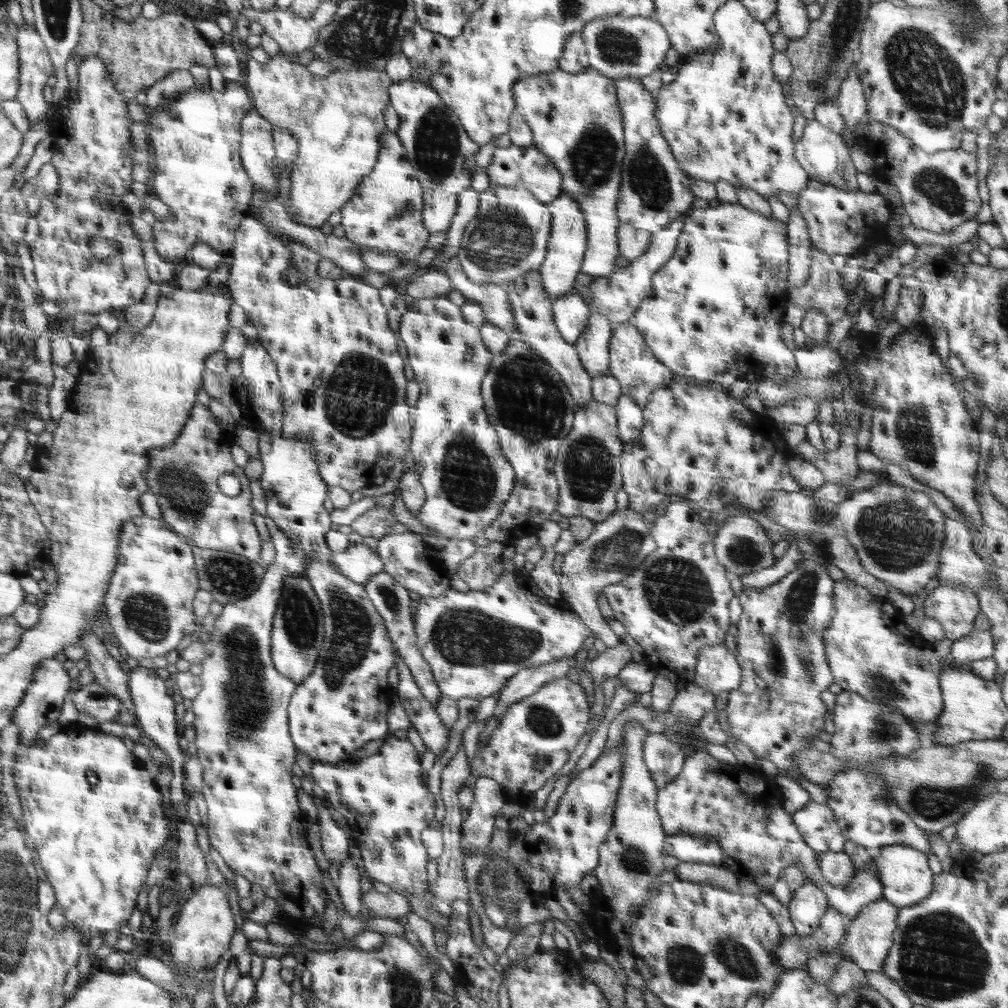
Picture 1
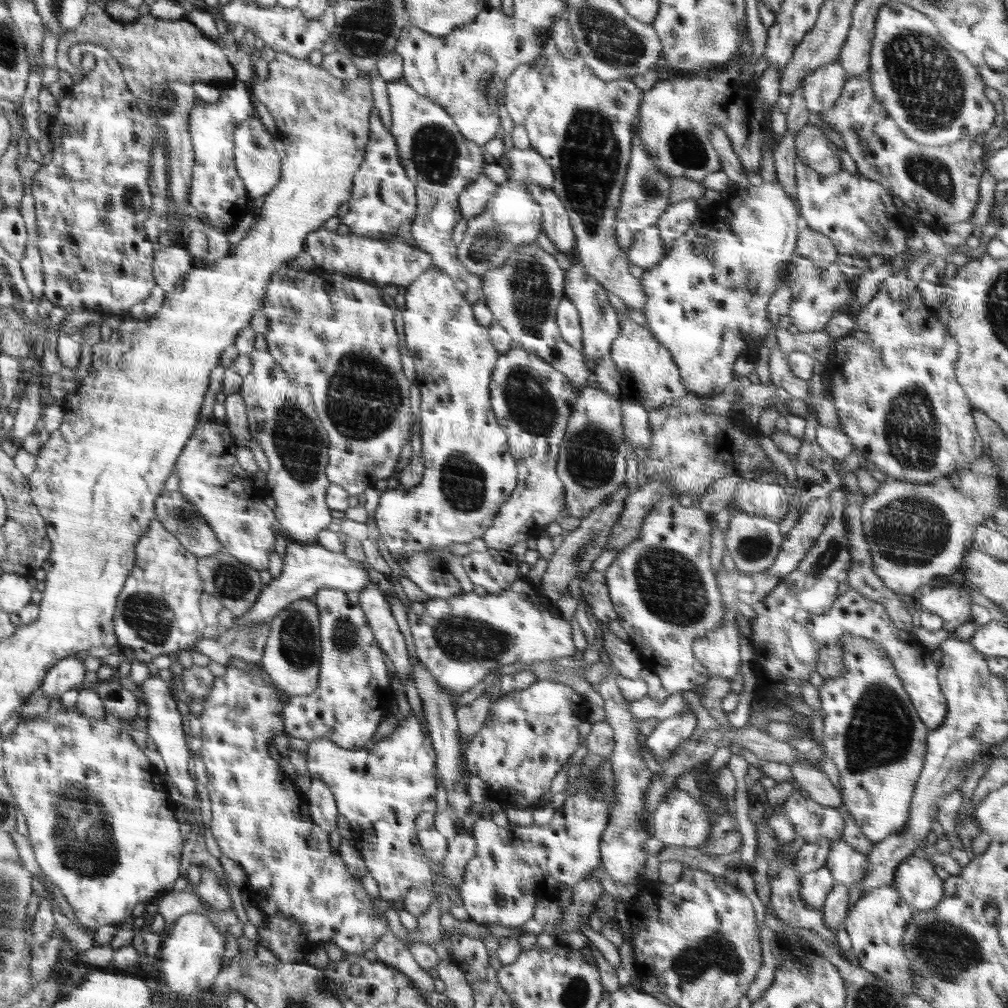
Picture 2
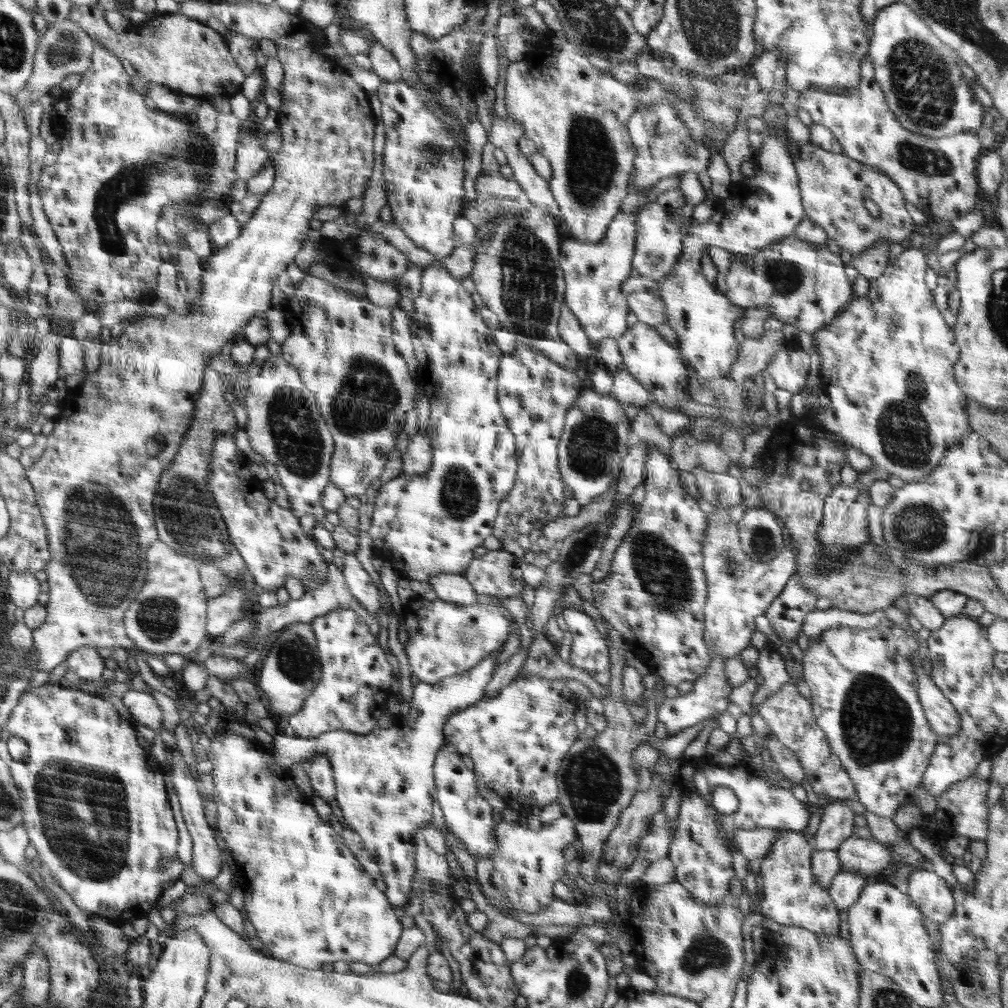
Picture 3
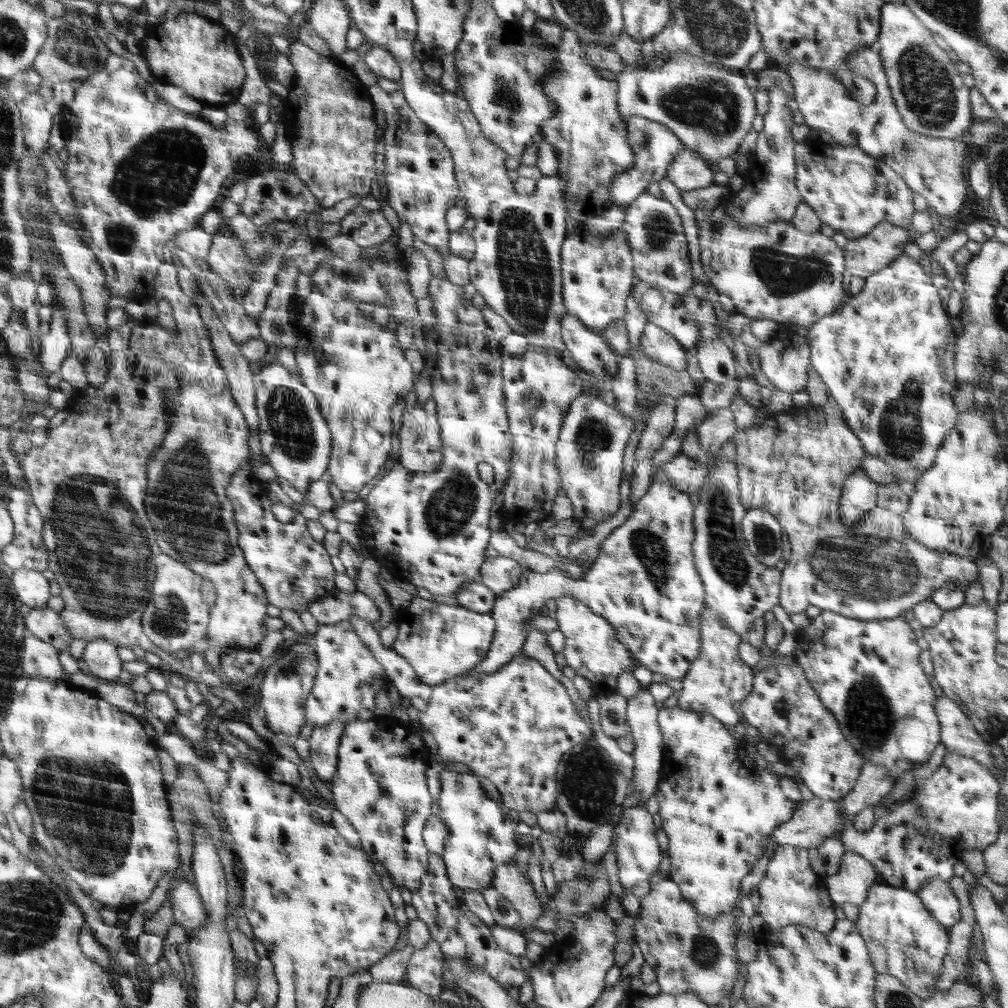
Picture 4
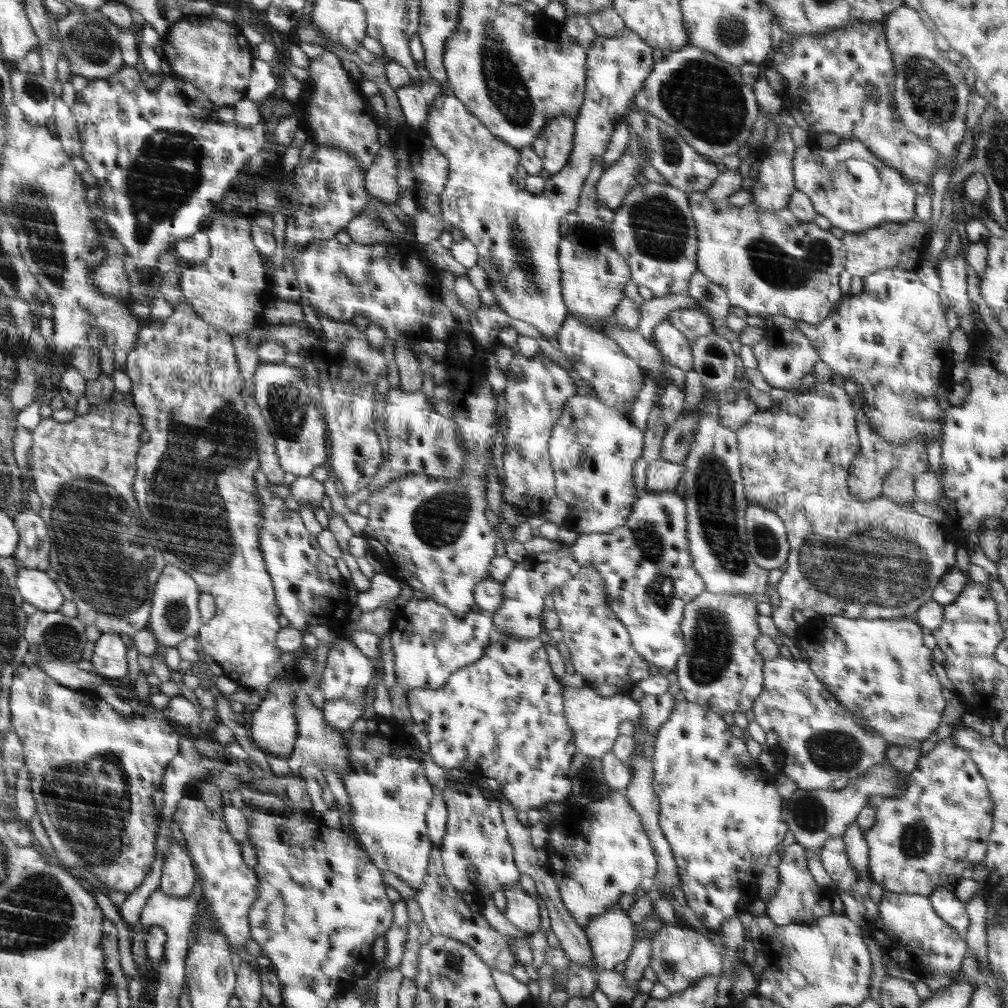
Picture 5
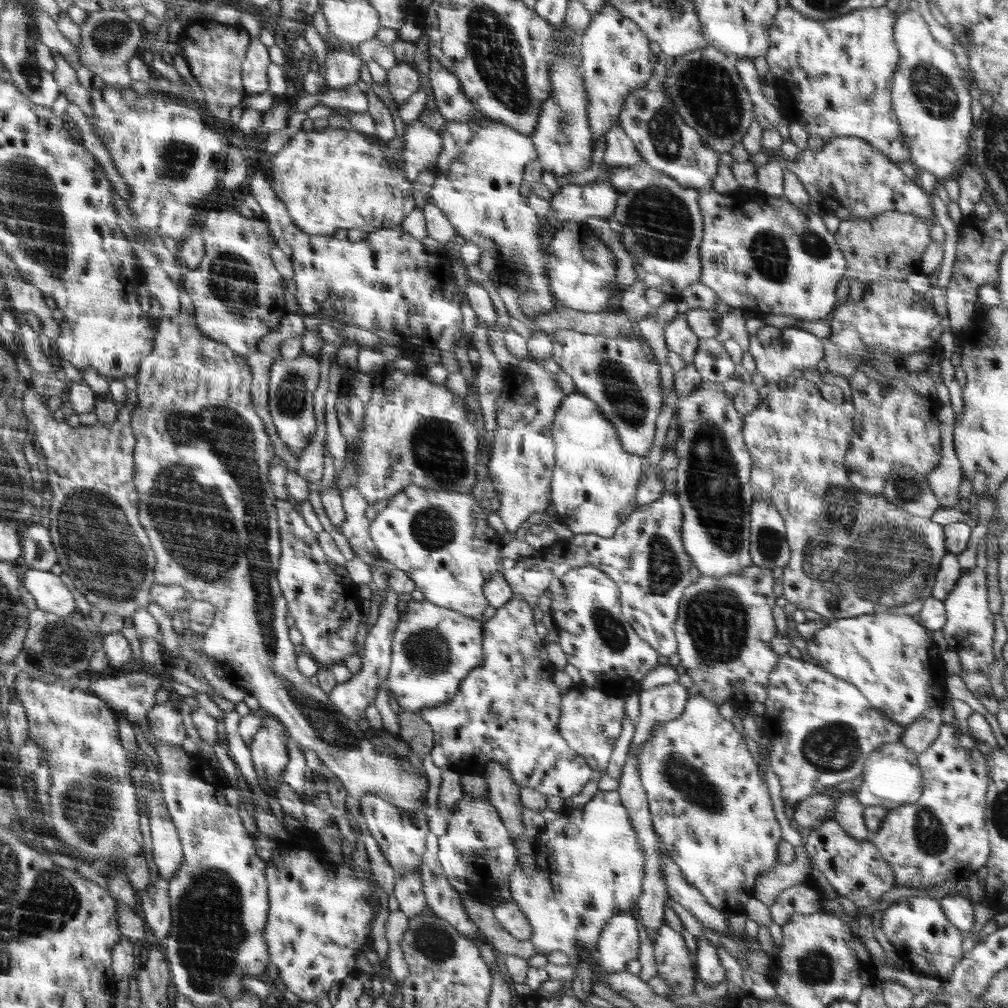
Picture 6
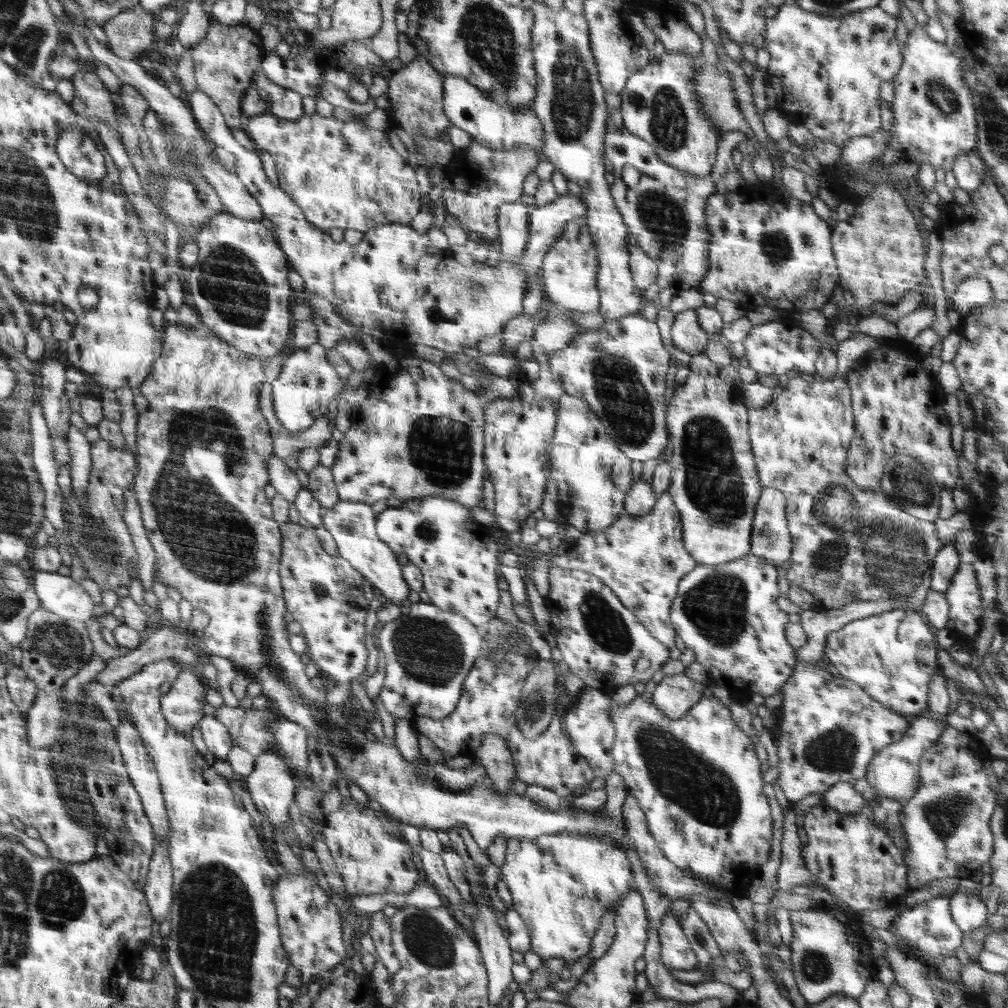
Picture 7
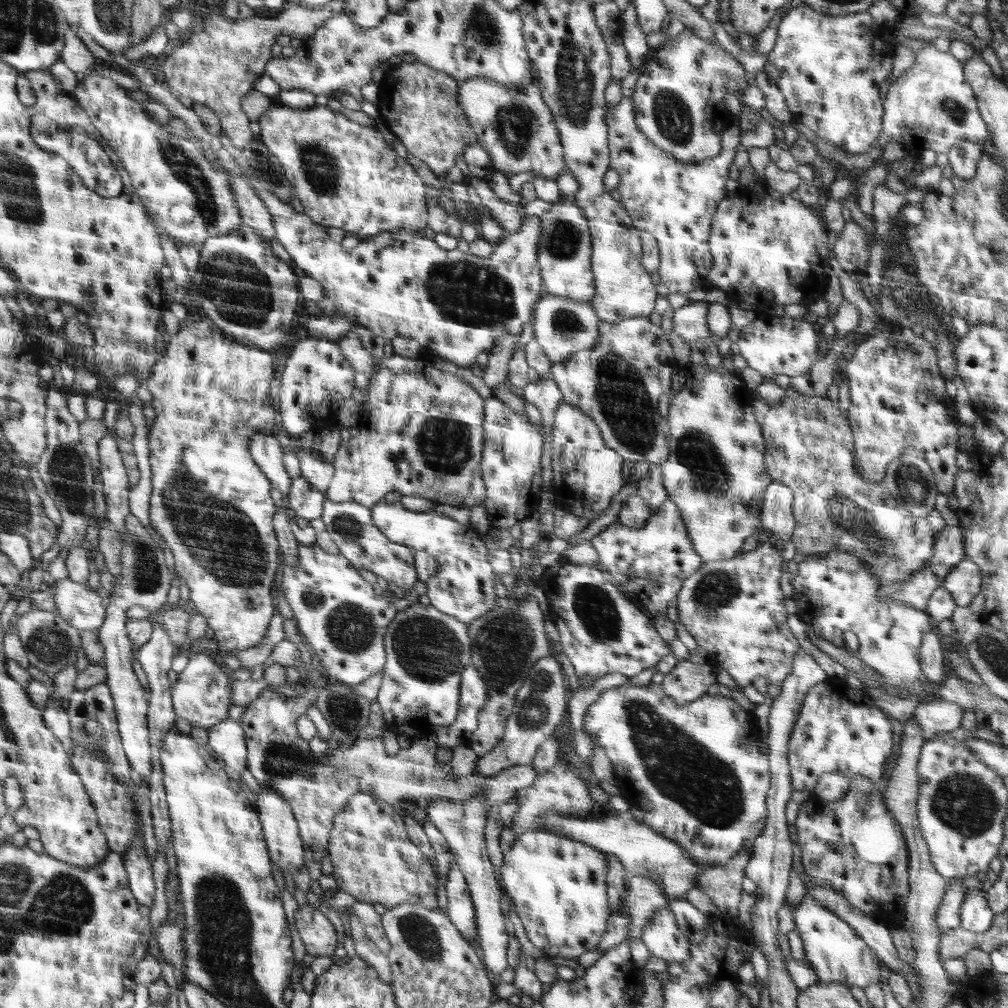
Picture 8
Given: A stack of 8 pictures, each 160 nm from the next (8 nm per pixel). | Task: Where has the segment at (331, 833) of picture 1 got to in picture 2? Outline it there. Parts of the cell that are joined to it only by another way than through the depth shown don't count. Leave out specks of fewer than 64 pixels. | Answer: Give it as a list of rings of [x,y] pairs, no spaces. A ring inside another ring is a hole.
[[[312,778],[309,791],[310,810],[312,810],[313,818],[318,826],[324,831],[336,831],[338,816],[337,806],[332,791],[327,787],[327,784],[322,782],[322,779]]]

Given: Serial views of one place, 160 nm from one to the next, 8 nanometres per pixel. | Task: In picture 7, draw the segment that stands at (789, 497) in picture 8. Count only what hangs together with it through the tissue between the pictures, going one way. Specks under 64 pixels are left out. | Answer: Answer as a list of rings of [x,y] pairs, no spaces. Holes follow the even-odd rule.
[[[764,487],[753,518],[751,553],[774,565],[782,565],[790,558],[792,539],[784,495],[773,487]]]

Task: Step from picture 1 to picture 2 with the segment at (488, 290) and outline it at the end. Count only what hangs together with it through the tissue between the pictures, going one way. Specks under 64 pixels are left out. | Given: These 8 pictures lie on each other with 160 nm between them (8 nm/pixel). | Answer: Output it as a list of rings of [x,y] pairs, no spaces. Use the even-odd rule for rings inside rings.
[[[403,80],[389,81],[387,83],[387,90],[392,113],[392,126],[389,131],[398,147],[398,154],[405,173],[415,184],[417,208],[414,221],[410,225],[410,232],[416,242],[416,248],[422,252],[426,252],[433,260],[433,266],[442,269],[454,282],[458,280],[465,281],[468,291],[479,293],[479,300],[484,302],[480,291],[482,289],[481,277],[475,273],[467,272],[466,268],[458,260],[457,246],[452,242],[454,228],[462,219],[460,210],[458,210],[458,197],[468,185],[476,182],[476,179],[484,170],[484,148],[462,136],[453,118],[446,112],[446,109],[442,105],[439,105],[436,101],[432,101],[431,98],[422,96],[413,88],[410,88]]]

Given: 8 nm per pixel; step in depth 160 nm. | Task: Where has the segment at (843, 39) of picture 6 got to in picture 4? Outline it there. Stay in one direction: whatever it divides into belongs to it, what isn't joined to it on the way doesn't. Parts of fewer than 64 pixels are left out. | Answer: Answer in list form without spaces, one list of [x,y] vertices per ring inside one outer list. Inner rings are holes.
[[[876,47],[861,48],[851,54],[845,65],[852,73],[874,83],[876,98],[870,104],[854,100],[850,91],[829,71],[818,70],[801,60],[786,68],[794,87],[798,112],[810,127],[828,132],[835,144],[857,146],[862,152],[889,166],[910,187],[924,197],[928,208],[944,217],[956,217],[966,201],[964,162],[969,151],[962,137],[934,138],[910,130],[902,120],[892,98],[883,62]]]

